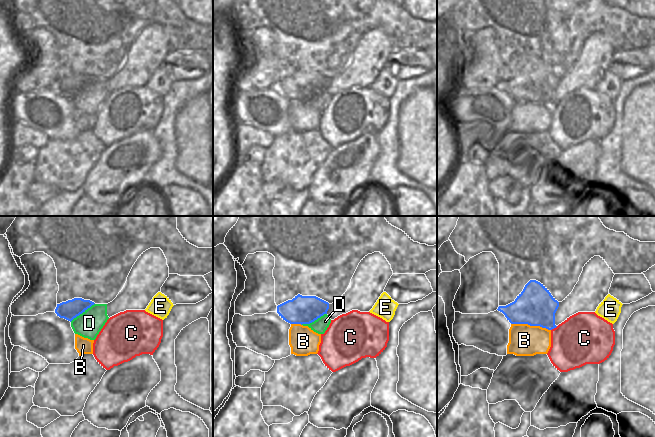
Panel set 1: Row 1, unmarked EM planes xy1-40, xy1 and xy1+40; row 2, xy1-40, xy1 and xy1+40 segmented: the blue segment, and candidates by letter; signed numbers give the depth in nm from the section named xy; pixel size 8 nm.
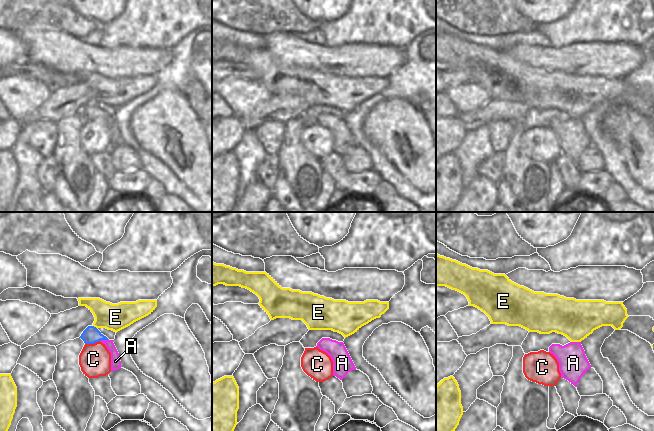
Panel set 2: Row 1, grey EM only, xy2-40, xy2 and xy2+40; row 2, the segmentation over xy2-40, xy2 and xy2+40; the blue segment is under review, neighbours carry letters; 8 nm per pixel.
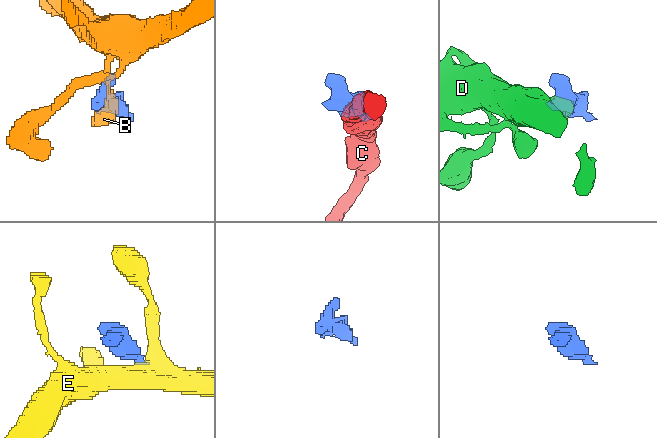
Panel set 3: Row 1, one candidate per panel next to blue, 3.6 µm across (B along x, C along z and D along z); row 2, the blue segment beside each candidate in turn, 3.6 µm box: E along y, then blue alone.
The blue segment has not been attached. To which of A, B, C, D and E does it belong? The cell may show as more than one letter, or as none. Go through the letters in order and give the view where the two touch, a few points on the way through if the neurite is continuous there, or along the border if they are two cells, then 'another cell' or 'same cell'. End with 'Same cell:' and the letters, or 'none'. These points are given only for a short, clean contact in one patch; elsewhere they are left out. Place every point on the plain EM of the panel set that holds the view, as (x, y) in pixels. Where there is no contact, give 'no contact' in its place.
A: meets blue in xy2-40; runs through xy2-40 (91, 111), (104, 115), (114, 128), (115, 137); same cell
B: meets blue in xy1+40; another cell
C: meets blue in xy2-40; another cell
D: meets blue in xy1-40; border along xy1-40 (94, 79), (70, 97); another cell
E: meets blue in xy2-40; border along xy2-40 (93, 101), (97, 105); another cell
Same cell: A

